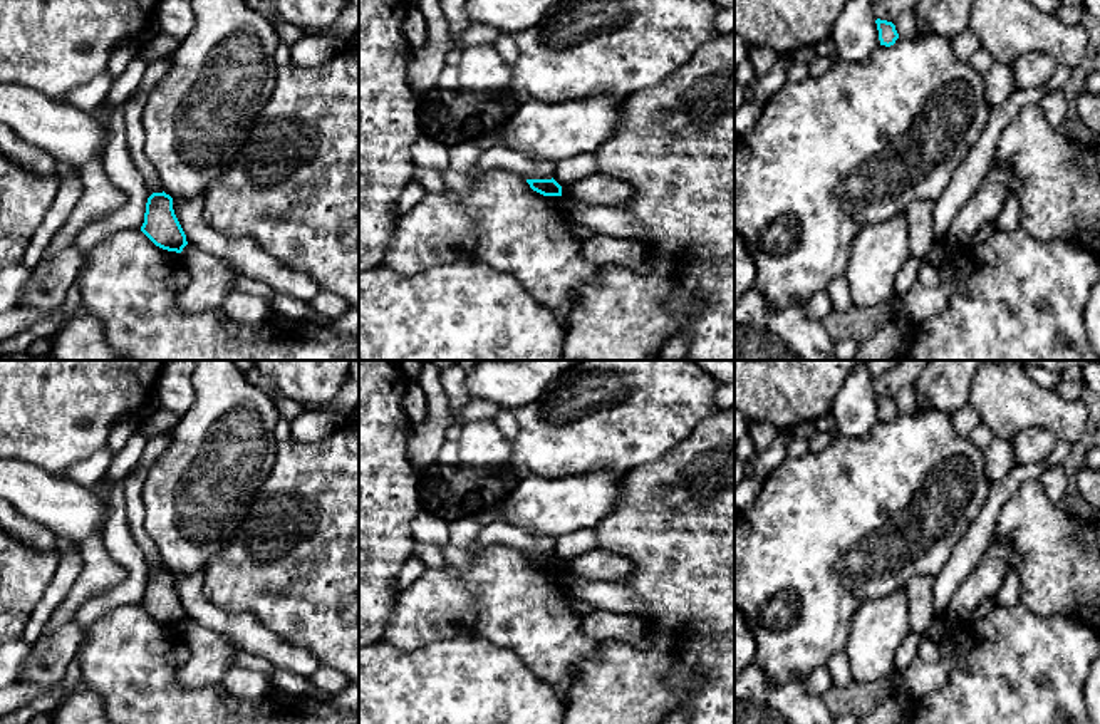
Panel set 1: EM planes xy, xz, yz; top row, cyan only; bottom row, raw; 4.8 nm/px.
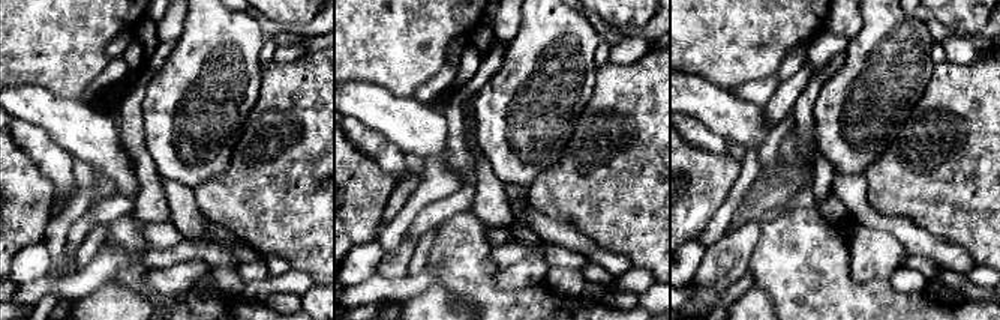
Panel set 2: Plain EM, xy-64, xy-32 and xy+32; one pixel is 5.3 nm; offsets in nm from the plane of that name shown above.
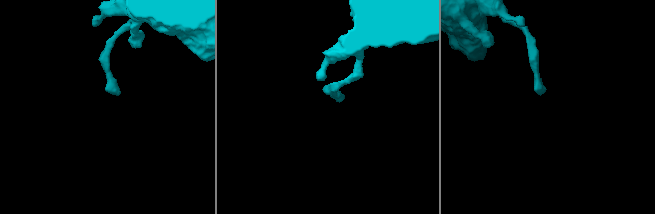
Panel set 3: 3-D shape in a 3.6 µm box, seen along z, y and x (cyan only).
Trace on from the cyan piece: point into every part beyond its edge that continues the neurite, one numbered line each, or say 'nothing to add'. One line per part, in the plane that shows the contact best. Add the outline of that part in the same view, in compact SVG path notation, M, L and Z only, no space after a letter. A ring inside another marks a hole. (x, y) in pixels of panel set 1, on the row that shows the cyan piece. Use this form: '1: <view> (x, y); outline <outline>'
nothing to add

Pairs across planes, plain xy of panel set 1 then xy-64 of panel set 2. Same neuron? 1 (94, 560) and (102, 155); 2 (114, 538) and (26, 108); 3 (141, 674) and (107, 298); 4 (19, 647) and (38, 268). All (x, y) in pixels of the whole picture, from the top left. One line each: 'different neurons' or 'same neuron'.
1: different neurons
2: different neurons
3: different neurons
4: same neuron

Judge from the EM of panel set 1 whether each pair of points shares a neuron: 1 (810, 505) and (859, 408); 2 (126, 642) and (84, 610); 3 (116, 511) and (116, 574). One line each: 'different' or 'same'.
1: different
2: different
3: different

